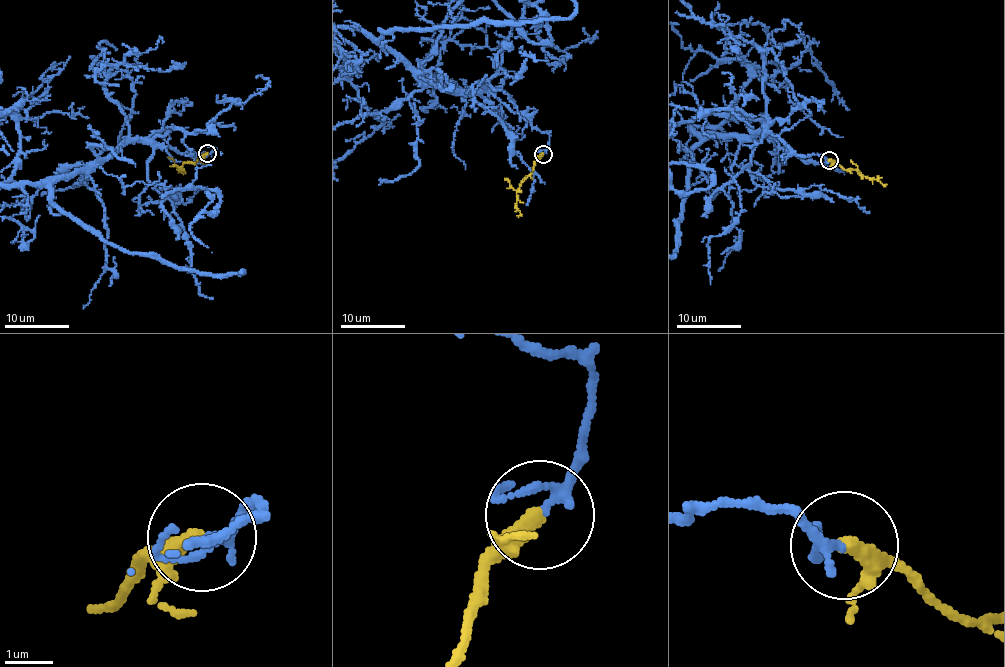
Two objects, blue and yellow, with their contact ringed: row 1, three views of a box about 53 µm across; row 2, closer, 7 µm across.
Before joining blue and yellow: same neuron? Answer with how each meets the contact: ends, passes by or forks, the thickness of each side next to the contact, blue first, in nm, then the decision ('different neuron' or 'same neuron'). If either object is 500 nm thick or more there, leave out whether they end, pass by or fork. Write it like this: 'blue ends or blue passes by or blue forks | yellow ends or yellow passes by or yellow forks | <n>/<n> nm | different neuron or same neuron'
blue passes by | yellow ends | 170/360 nm | same neuron

